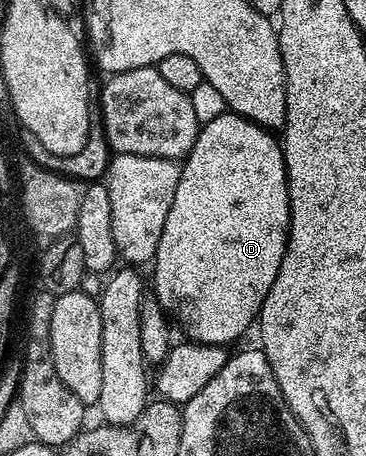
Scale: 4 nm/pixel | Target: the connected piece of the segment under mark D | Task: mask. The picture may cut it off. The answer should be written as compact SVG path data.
M226 113L219 117L209 121L208 123L202 124L199 128L199 136L197 141L193 145L193 149L188 153L187 158L182 160L181 166L183 172L181 173L181 181L177 181L177 193L173 193L173 209L169 209L169 217L165 217L165 229L161 229L161 245L157 245L157 264L159 263L159 288L153 291L153 297L163 307L163 310L167 312L168 316L184 331L186 338L193 343L208 343L209 345L217 345L222 347L224 345L231 345L234 339L239 339L247 330L252 330L253 324L258 320L259 310L261 305L265 301L265 297L269 293L269 289L273 289L273 281L277 281L277 269L281 269L281 261L285 257L285 249L287 248L287 231L291 227L291 206L289 205L289 193L287 192L287 170L285 169L285 161L283 160L283 148L280 140L275 139L270 130L266 127L262 127L261 124L255 123L251 119L246 119L240 115L234 113Z

